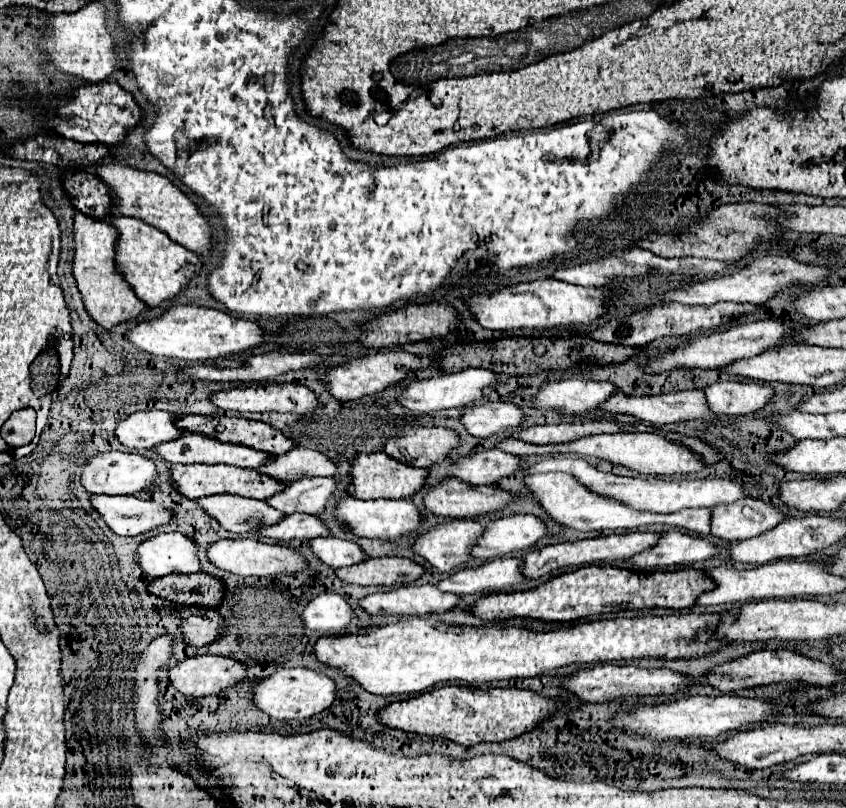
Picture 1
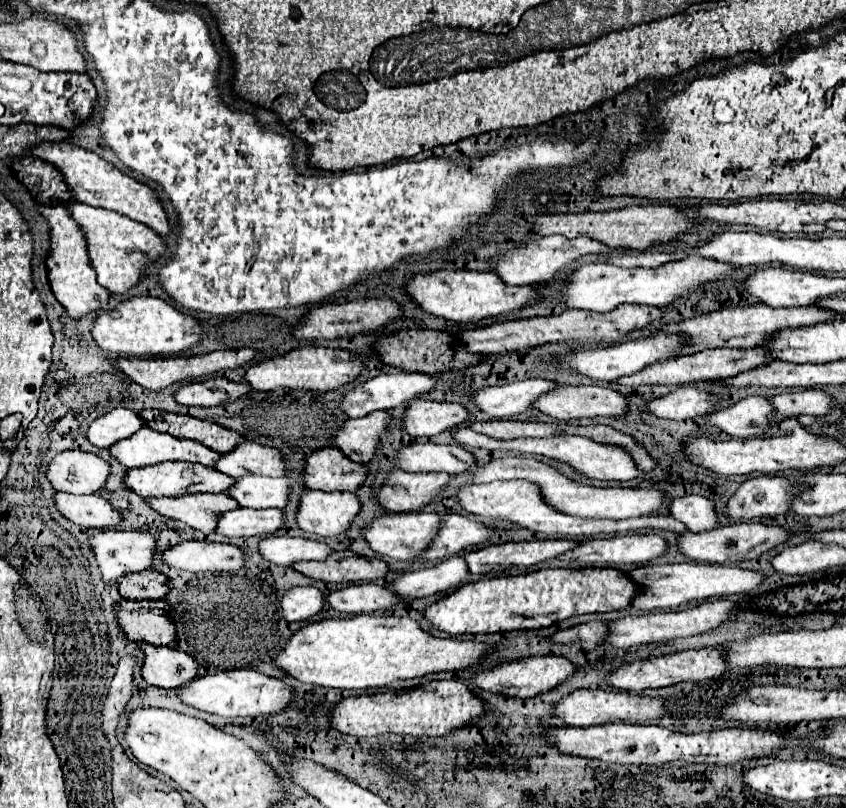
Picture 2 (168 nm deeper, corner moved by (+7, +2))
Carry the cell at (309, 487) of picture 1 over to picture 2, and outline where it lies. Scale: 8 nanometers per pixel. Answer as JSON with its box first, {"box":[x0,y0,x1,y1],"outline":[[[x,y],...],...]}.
{"box":[225,476,289,508],"outline":[[[243,476],[235,480],[231,490],[225,490],[241,508],[285,508],[289,484],[287,478]]]}

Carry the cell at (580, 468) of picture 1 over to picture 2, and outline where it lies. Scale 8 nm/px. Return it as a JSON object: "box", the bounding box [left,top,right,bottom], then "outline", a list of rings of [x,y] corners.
{"box":[471,456,665,518],"outline":[[[505,456],[499,460],[487,462],[483,468],[477,468],[471,476],[471,484],[485,484],[495,480],[527,480],[535,486],[539,486],[539,492],[543,492],[543,502],[553,506],[555,510],[563,514],[571,514],[577,518],[633,518],[633,516],[645,516],[651,514],[655,508],[665,504],[665,496],[657,490],[647,488],[593,488],[585,484],[577,484],[567,480],[563,474],[559,474],[555,468],[541,464],[535,458],[525,456]]]}

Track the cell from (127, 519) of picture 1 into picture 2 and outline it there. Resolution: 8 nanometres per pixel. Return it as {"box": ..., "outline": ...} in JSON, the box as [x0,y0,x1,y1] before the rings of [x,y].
{"box":[53,492,123,528],"outline":[[[57,492],[53,494],[53,504],[61,516],[85,528],[105,528],[123,522],[121,514],[99,494],[75,496]]]}

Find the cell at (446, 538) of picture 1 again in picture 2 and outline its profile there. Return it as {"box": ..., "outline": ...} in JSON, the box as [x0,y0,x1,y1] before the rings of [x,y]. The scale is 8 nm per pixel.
{"box":[361,512,441,560],"outline":[[[425,512],[383,514],[383,516],[375,516],[361,530],[361,538],[365,538],[371,550],[381,556],[389,556],[395,560],[417,560],[419,554],[431,544],[435,532],[439,530],[439,522],[441,522],[439,514],[425,514]]]}

